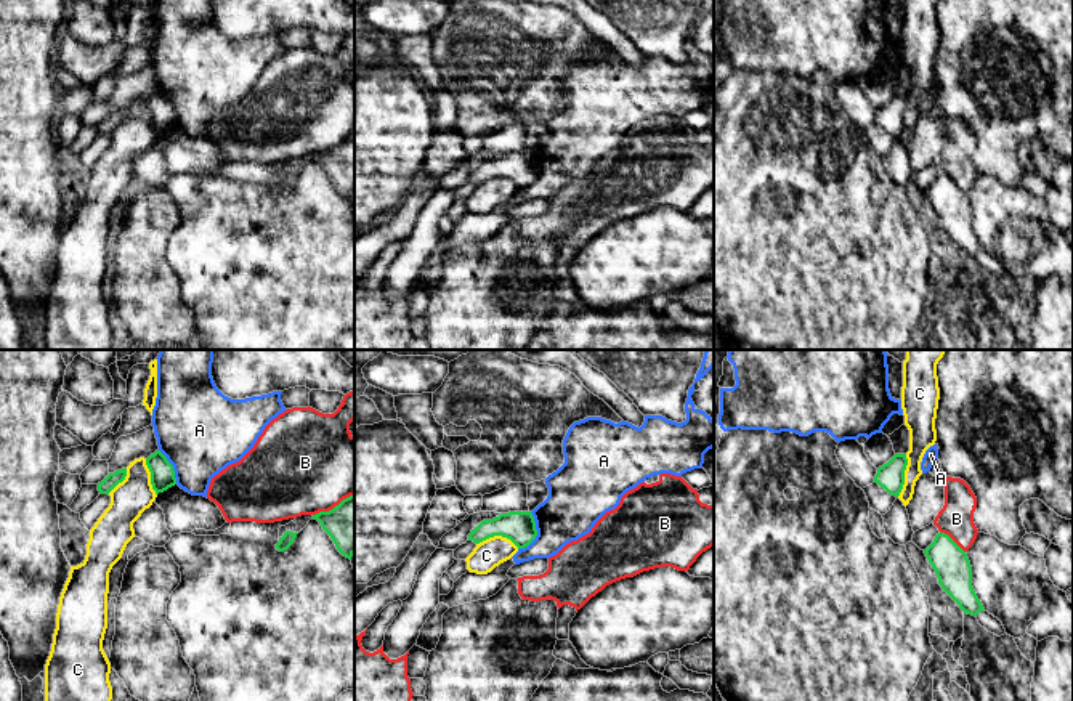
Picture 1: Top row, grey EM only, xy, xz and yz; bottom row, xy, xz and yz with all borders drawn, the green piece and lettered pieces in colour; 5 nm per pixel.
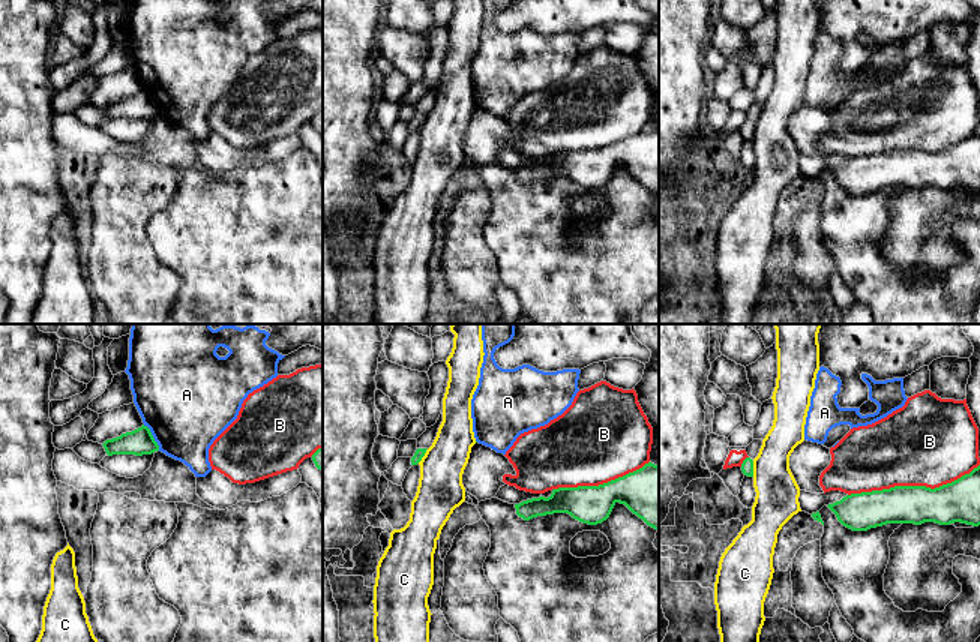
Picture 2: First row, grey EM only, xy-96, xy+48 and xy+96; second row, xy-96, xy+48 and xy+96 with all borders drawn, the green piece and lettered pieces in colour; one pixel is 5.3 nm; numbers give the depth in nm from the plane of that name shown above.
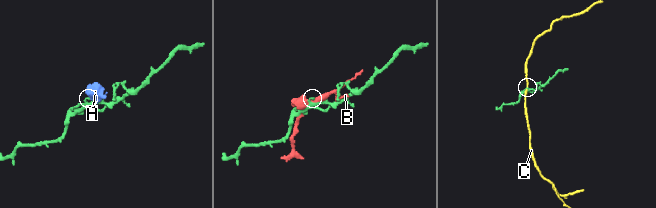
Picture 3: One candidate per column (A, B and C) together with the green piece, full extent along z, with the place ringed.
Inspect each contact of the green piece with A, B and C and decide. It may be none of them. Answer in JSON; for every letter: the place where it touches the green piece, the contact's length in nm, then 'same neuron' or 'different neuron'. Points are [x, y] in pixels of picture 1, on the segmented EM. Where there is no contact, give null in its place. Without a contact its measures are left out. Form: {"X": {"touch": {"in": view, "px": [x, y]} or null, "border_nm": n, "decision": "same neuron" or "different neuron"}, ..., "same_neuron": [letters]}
{"A": {"touch": {"in": "xz", "px": [536, 533]}, "border_nm": 200, "decision": "different neuron"}, "B": {"touch": {"in": "yz", "px": [953, 541]}, "border_nm": 170, "decision": "different neuron"}, "C": {"touch": {"in": "yz", "px": [903, 475]}, "border_nm": 220, "decision": "different neuron"}, "same_neuron": []}

